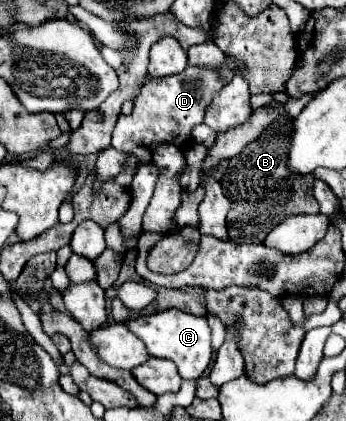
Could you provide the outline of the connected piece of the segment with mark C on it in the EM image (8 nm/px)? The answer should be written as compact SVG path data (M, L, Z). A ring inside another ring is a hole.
M169 310L169 312L155 312L149 316L141 316L137 320L129 320L125 326L129 326L129 330L145 342L151 356L173 360L183 380L201 378L211 364L213 348L211 348L211 328L207 324L207 318Z

